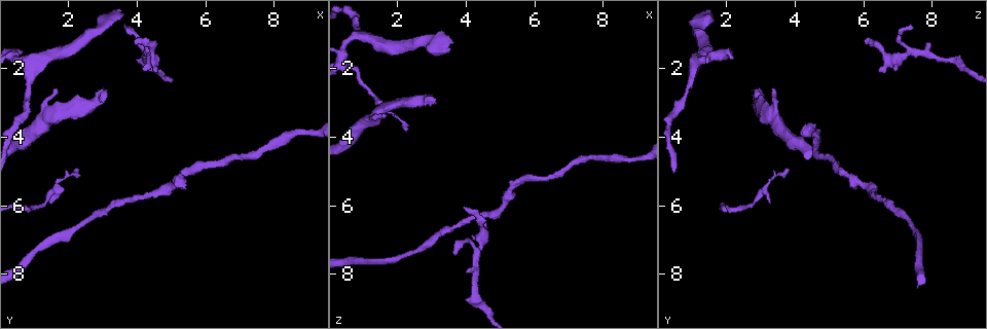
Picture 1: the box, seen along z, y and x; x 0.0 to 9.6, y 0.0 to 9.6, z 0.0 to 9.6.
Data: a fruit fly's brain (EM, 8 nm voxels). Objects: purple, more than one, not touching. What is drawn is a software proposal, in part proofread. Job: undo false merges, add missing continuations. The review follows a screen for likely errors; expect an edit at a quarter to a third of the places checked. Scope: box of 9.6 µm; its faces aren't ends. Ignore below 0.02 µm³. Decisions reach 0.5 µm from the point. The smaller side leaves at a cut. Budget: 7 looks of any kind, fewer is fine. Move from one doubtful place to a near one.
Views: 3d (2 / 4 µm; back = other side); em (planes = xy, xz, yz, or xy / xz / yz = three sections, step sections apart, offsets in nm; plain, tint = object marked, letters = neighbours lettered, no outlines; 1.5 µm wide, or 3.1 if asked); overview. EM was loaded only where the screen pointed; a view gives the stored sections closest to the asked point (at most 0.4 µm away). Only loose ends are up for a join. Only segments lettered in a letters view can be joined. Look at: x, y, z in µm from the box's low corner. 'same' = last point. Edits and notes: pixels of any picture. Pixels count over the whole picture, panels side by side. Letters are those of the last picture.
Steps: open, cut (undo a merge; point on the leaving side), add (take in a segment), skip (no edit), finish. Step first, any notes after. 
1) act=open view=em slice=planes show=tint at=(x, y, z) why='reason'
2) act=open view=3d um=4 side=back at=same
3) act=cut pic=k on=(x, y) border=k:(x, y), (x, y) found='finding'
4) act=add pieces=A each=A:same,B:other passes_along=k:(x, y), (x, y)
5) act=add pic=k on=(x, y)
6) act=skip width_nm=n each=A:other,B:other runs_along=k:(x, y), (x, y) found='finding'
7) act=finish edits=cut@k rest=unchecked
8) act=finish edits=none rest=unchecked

act=open view=em slice=xz step=4 show=tint at=(1.55, 2.60, 3.35) why='free end'

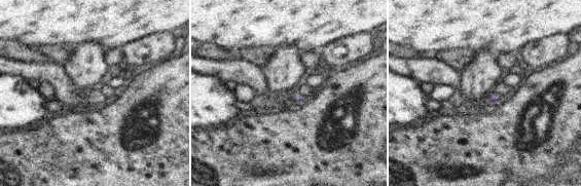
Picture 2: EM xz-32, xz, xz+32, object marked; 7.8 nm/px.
act=open view=em slice=planes show=tint at=same

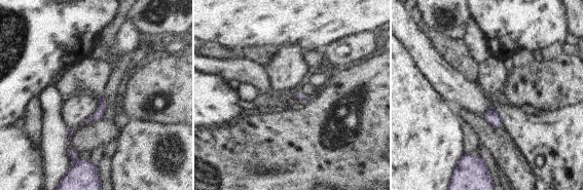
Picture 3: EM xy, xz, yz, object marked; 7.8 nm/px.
act=open view=em slice=planes show=letters at=same

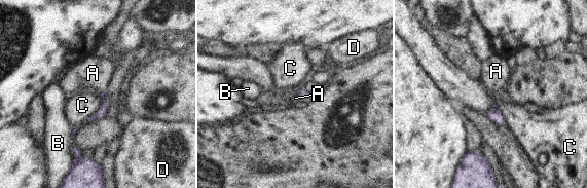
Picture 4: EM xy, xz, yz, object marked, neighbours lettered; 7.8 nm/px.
act=add pieces=A each=A:same,B:other,C:other,D:other passes_along=4:(101, 113), (104, 92), (93, 73) found='it goes on there'

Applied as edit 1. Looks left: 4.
act=open view=overview why='see it whole again'

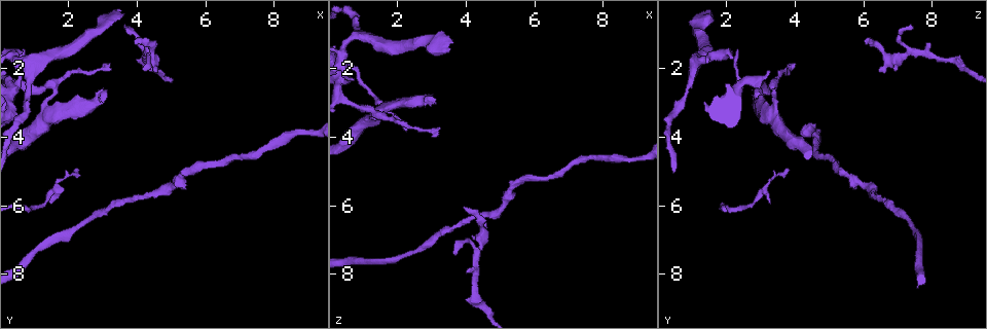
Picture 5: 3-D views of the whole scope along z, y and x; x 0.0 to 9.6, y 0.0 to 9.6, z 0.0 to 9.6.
act=open view=3d um=4 side=back at=(3.85, 1.20, 6.10) why='branch stops here'

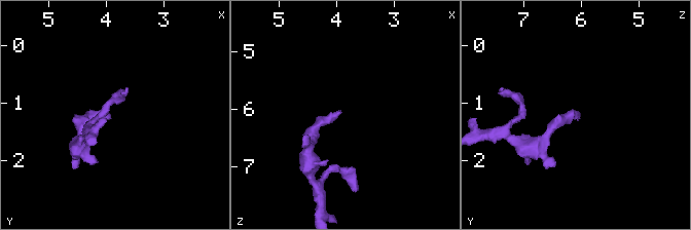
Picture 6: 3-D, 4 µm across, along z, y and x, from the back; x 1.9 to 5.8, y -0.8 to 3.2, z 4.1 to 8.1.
act=open view=em slice=planes show=letters at=(3.95, 1.20, 6.05)

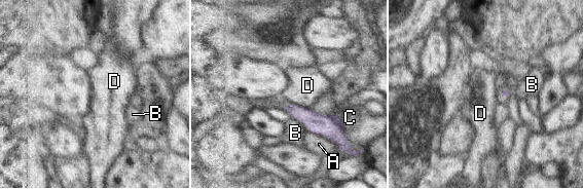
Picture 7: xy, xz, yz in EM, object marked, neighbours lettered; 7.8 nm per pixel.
act=skip each=A:other,B:other,C:other,D:other border=7:(295, 103), (301, 107), (312, 109) found='no lettered segment goes on from it'

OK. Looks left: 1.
act=finish edits=add@4 rest=unchecked

